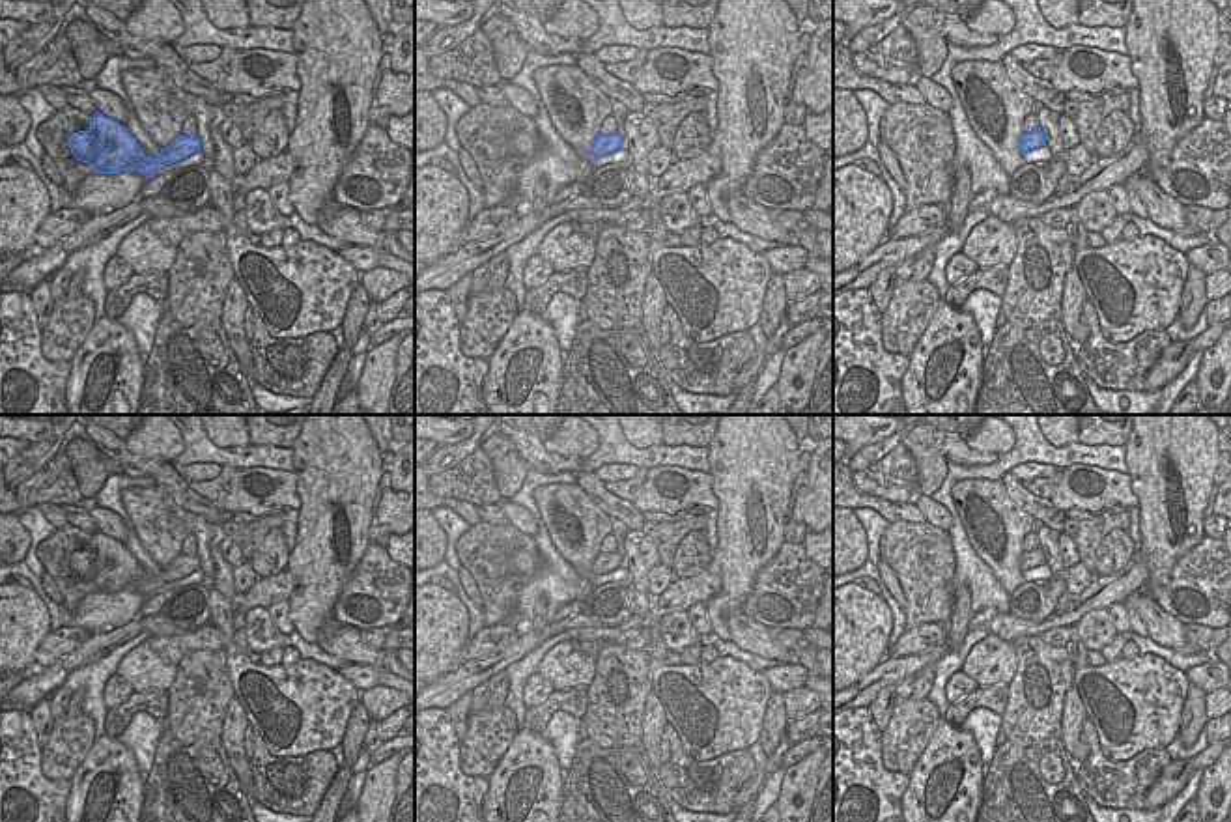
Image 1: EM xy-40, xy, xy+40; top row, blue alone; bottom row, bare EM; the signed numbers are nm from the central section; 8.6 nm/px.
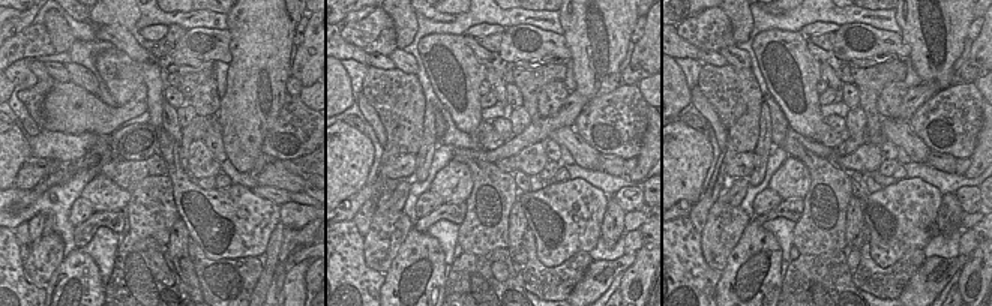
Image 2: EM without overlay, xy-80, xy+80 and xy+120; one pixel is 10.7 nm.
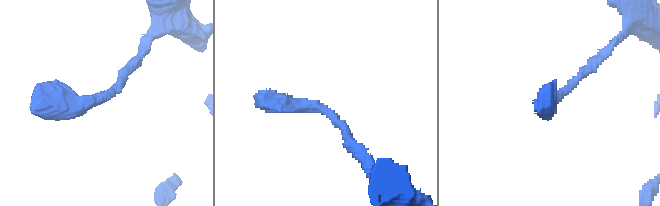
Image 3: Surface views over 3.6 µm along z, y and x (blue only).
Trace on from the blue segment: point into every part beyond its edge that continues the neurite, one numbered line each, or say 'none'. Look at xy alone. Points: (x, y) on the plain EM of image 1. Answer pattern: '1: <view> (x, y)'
none

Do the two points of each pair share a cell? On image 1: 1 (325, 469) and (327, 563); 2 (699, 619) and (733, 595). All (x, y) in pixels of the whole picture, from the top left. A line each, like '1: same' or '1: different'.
1: same
2: different

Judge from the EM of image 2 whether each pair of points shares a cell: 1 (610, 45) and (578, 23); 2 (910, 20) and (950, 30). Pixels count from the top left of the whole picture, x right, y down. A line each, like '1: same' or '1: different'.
1: same
2: same

